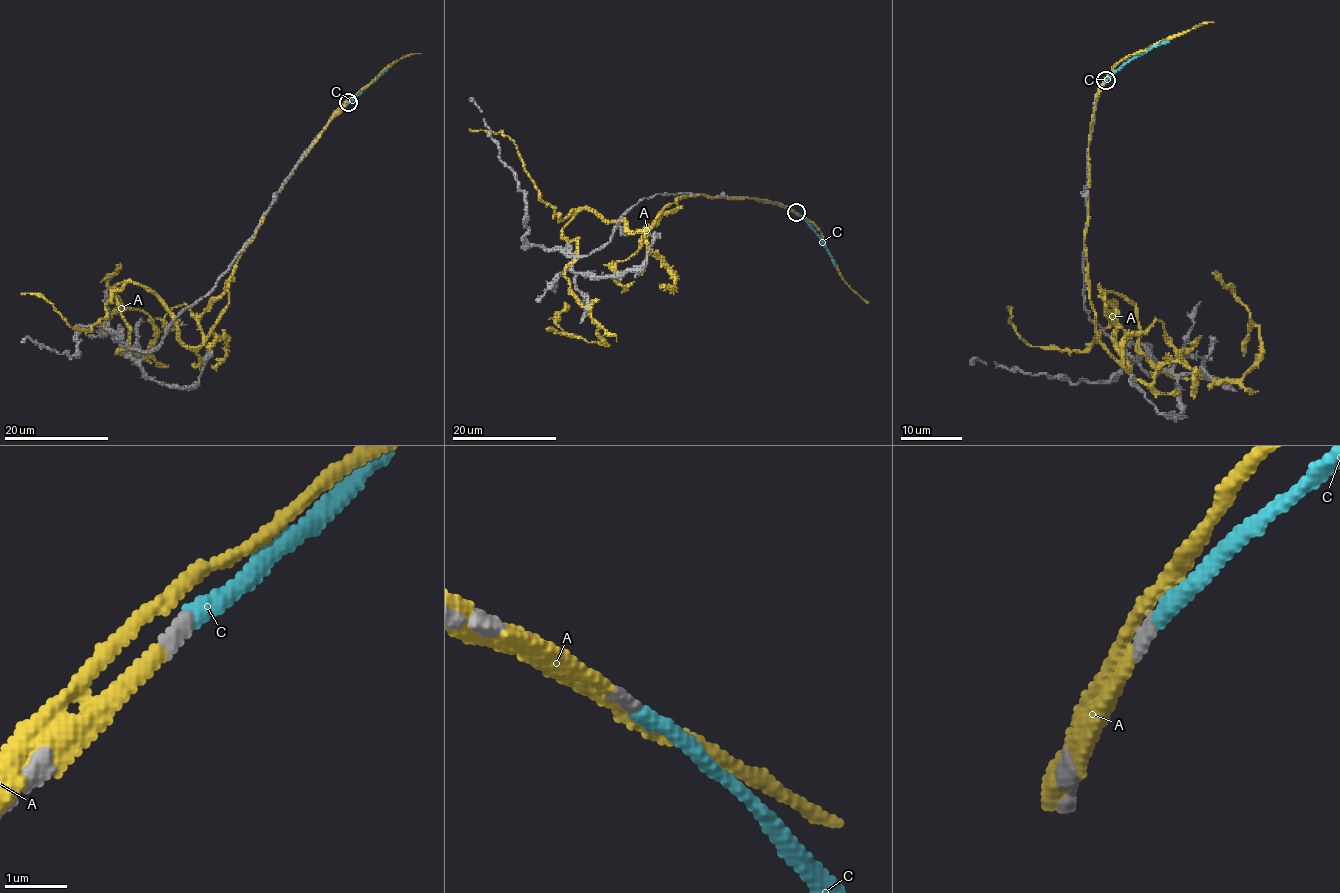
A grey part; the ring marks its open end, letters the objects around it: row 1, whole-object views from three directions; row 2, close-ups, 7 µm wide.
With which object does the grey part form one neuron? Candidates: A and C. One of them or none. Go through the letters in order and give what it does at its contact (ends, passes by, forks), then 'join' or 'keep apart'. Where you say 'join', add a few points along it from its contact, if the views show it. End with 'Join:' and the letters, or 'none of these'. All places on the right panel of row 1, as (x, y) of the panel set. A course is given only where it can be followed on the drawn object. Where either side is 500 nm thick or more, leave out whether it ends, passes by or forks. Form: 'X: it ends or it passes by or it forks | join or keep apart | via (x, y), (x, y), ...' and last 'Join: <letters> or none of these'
A: it ends | keep apart
C: it ends | join | via (1107, 81), (1119, 67), (1169, 39)
Join: C

